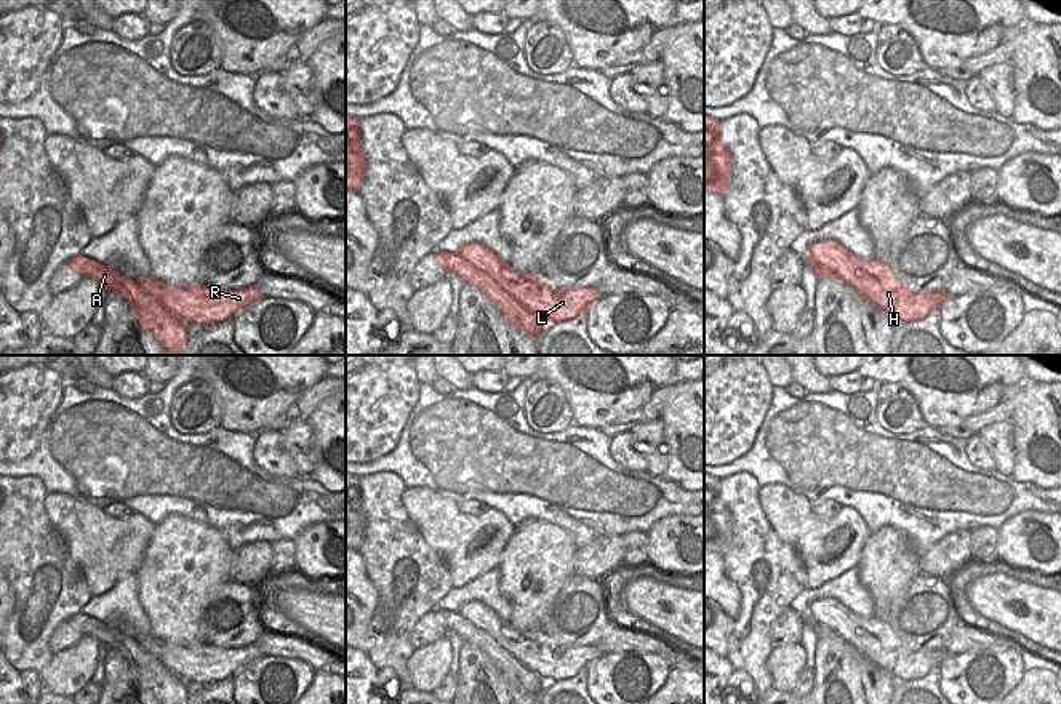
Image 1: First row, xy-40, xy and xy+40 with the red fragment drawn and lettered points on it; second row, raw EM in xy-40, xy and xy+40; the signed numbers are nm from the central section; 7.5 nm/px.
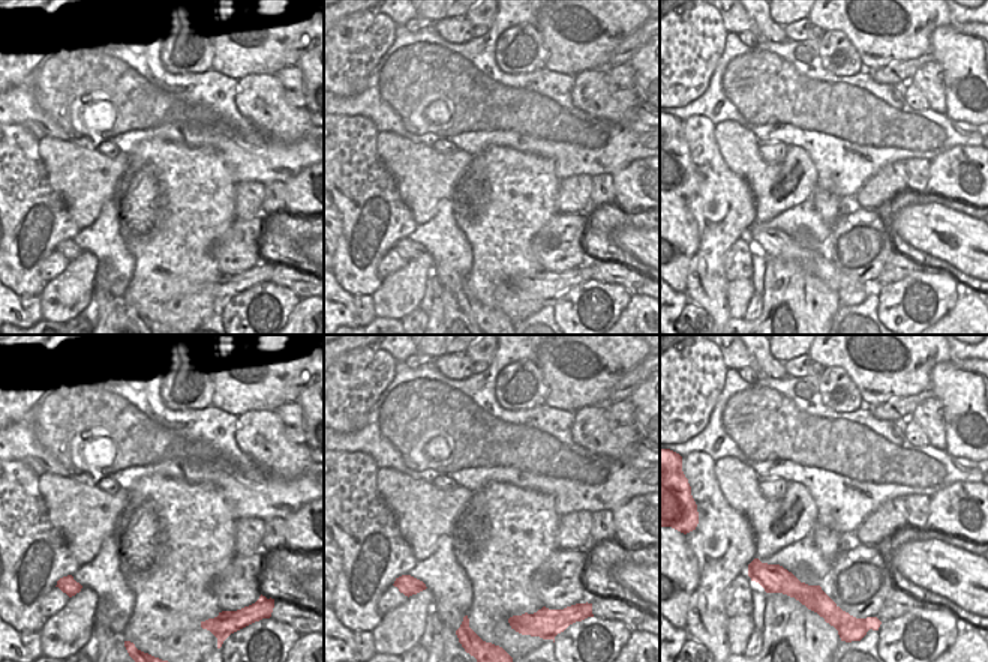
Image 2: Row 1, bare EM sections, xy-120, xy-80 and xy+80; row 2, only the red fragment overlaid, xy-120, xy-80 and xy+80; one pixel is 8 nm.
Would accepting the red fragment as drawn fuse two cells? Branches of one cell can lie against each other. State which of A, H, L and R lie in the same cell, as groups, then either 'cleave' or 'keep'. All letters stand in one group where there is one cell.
A / H L R; cleave

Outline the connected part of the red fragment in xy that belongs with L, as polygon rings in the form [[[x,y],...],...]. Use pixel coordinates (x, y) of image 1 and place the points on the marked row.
[[[477,242],[464,245],[458,254],[501,285],[510,298],[546,323],[560,323],[575,318],[603,296],[594,286],[557,290],[539,277],[518,274]]]

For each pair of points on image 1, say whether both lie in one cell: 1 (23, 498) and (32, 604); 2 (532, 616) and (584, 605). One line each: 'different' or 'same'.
1: same
2: different

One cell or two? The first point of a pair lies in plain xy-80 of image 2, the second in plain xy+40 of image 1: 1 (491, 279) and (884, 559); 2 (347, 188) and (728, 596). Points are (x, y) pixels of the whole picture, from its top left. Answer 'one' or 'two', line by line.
1: one
2: two

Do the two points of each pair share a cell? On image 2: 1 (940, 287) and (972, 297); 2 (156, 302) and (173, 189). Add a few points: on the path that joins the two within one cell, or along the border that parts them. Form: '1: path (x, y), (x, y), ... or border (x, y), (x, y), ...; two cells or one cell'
1: border (963, 288), (955, 303), (939, 318); two cells
2: path (168, 273), (170, 218); one cell

